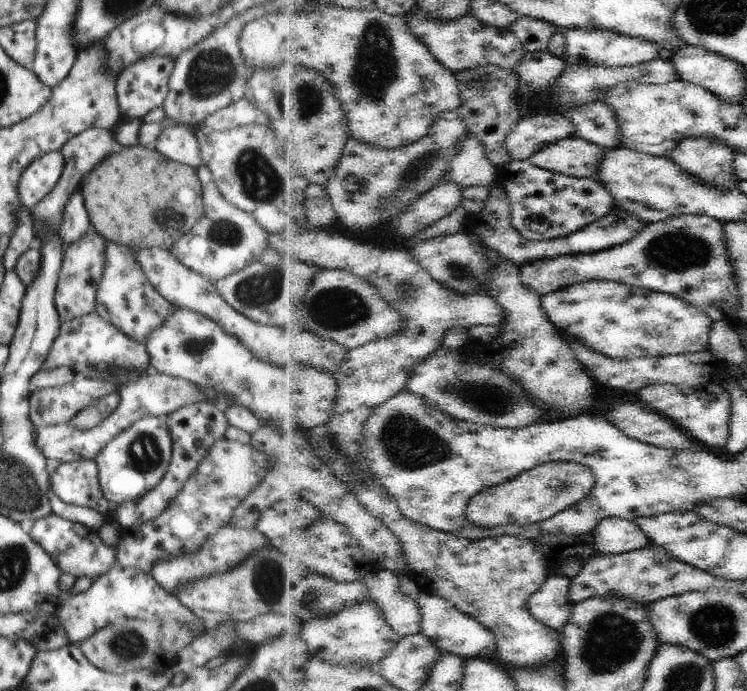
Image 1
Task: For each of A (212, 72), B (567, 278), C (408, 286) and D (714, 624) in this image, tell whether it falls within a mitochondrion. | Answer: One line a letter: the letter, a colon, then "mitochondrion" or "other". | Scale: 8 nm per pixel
A: mitochondrion
B: mitochondrion
C: mitochondrion
D: mitochondrion

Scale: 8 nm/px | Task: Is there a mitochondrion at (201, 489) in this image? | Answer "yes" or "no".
yes

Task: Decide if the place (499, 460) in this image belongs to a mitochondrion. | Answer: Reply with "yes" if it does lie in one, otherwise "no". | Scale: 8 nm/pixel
no

